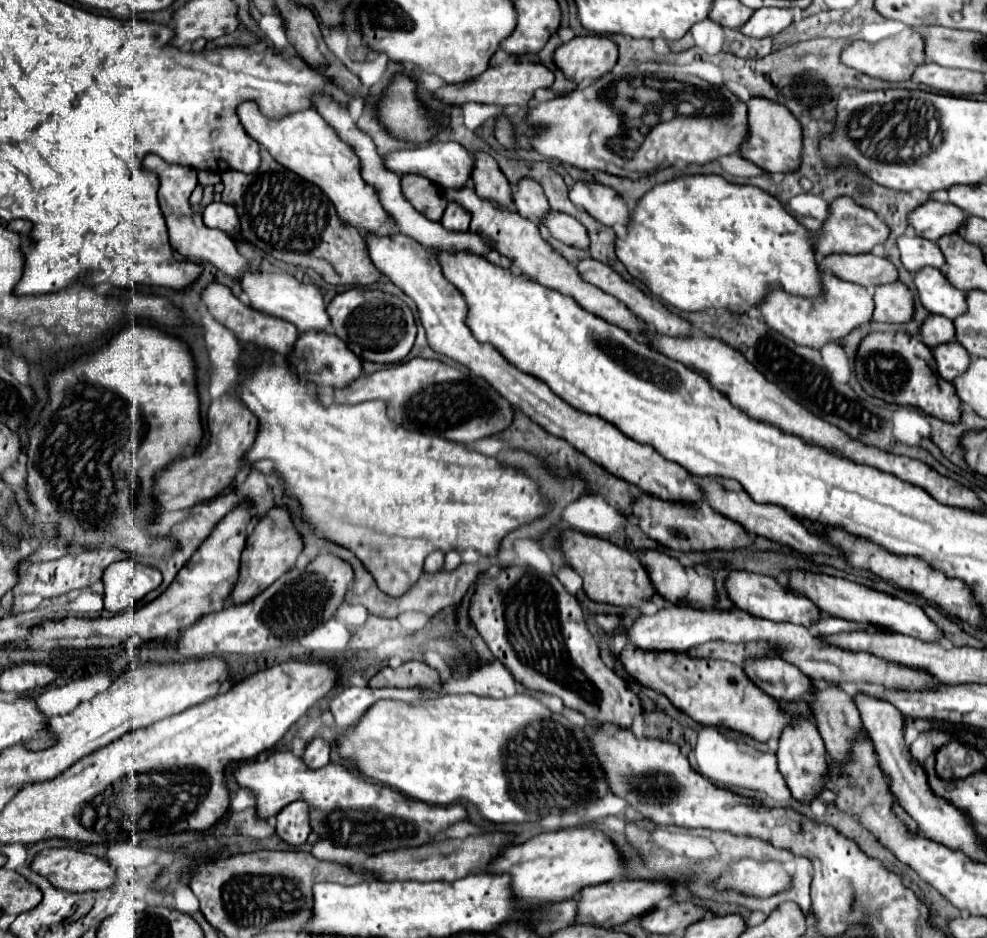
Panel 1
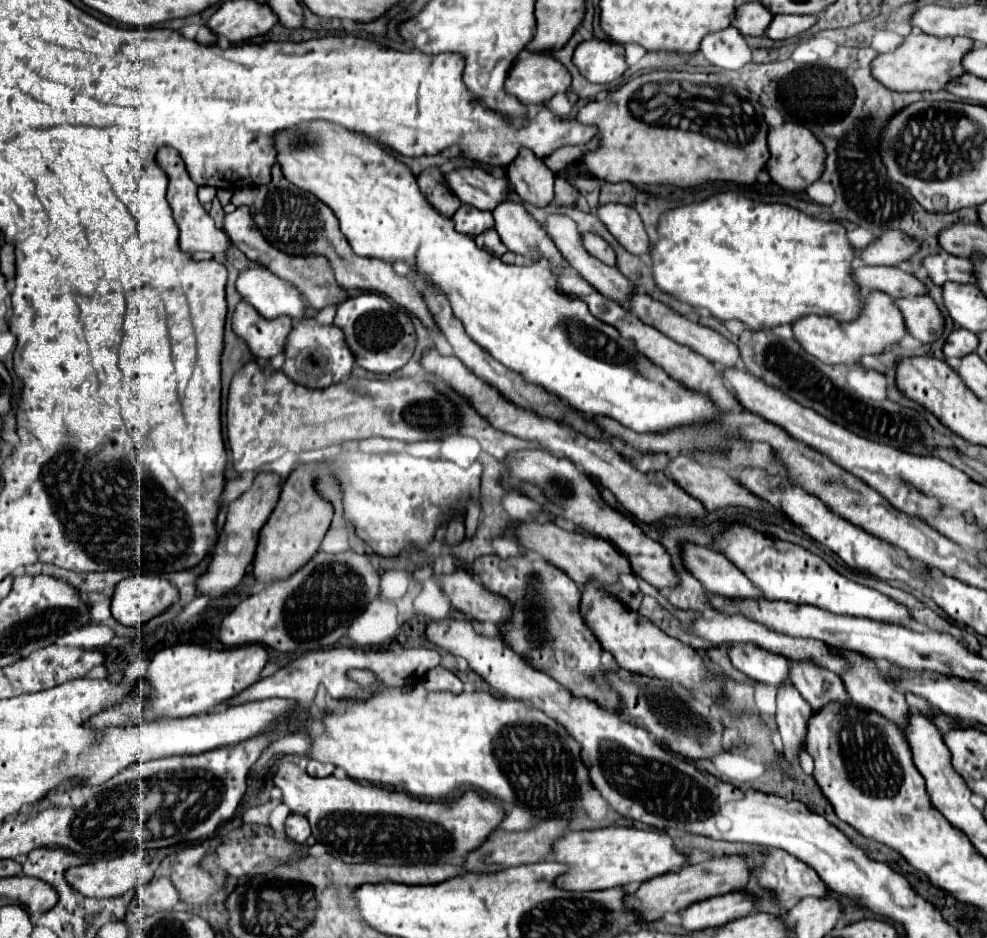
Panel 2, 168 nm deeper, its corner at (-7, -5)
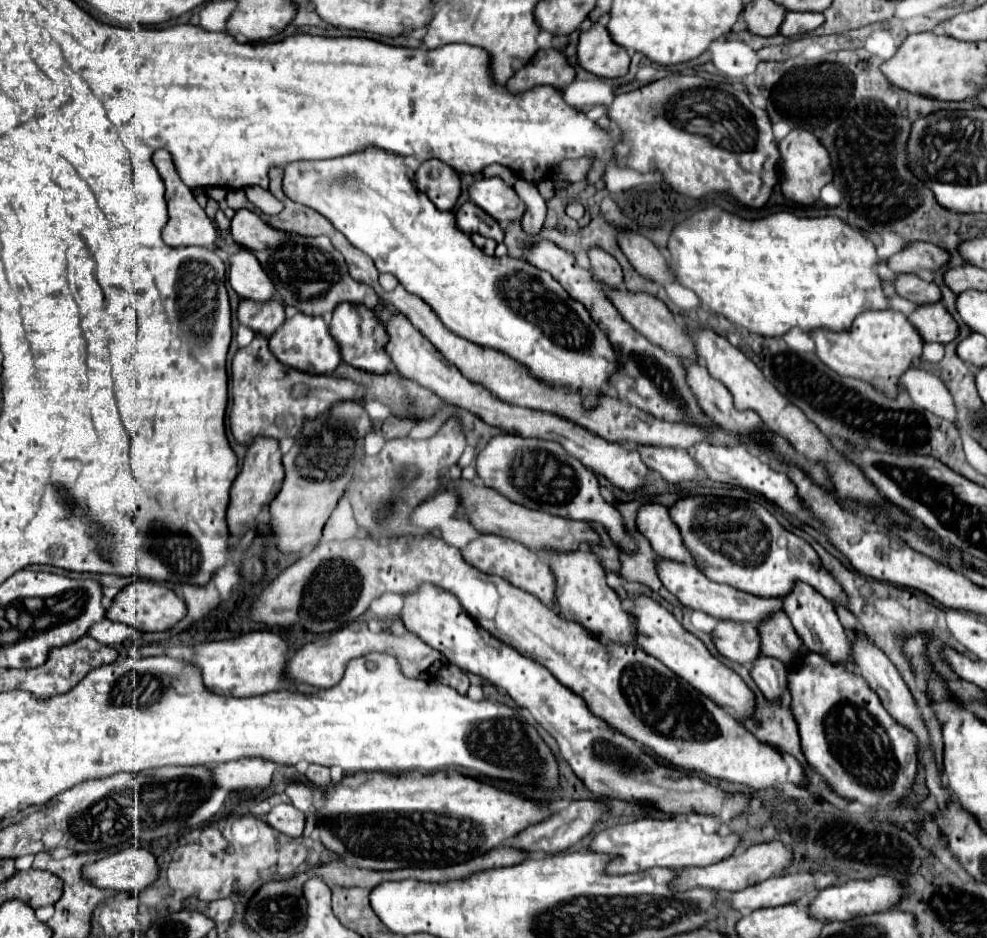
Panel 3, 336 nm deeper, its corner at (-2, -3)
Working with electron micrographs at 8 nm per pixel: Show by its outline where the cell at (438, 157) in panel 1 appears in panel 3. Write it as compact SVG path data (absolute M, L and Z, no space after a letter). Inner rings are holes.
M498 177L472 183L470 199L488 215L492 215L498 223L522 219L522 215L526 213L526 205L518 199L516 191Z

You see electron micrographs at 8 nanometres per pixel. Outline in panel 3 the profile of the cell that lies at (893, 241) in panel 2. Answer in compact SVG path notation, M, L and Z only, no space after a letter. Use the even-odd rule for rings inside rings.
M910 243L902 253L888 259L888 267L896 273L916 273L920 269L936 271L950 261L950 255L932 243Z

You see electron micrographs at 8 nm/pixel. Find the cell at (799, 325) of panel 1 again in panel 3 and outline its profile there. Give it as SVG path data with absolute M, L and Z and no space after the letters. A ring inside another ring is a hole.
M894 309L886 311L866 311L856 317L850 331L828 331L816 329L810 333L816 343L816 355L822 363L826 363L832 371L844 377L854 377L874 385L884 395L898 395L898 381L910 369L914 359L922 357L924 341L914 325L902 313Z

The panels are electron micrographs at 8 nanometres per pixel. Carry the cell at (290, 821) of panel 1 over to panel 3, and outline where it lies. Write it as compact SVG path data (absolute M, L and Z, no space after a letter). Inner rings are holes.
M276 805L270 809L264 821L288 837L300 837L304 831L306 817L294 805Z

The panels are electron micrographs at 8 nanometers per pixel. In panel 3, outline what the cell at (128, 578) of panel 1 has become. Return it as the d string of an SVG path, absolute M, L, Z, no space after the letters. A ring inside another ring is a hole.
M146 579L134 581L128 587L124 587L106 613L106 617L110 621L126 623L126 625L130 625L138 631L144 631L144 633L166 631L166 629L174 627L184 615L186 615L186 603L172 589L168 589L156 581L146 581Z

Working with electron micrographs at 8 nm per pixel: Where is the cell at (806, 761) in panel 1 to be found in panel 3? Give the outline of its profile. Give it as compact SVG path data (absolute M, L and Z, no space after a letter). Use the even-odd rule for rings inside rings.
M758 655L758 659L754 659L754 667L750 669L750 675L758 685L758 689L764 693L764 697L768 699L778 699L782 691L788 689L786 687L788 671L786 667L782 667L782 663L778 663L778 659Z

